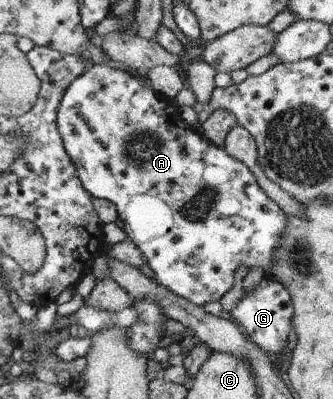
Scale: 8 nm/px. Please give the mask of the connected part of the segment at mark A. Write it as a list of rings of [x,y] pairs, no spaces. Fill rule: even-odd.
[[[88,65],[61,96],[56,125],[83,189],[115,205],[123,223],[120,229],[141,251],[153,271],[152,279],[163,288],[203,306],[231,289],[237,265],[248,270],[259,267],[269,278],[265,272],[274,263],[273,253],[284,235],[288,216],[261,190],[245,165],[197,134],[181,119],[179,107],[157,95],[149,83],[109,65]]]

